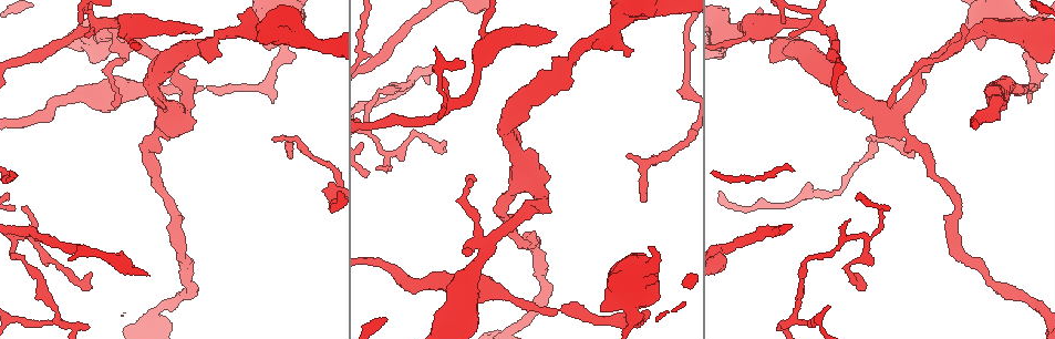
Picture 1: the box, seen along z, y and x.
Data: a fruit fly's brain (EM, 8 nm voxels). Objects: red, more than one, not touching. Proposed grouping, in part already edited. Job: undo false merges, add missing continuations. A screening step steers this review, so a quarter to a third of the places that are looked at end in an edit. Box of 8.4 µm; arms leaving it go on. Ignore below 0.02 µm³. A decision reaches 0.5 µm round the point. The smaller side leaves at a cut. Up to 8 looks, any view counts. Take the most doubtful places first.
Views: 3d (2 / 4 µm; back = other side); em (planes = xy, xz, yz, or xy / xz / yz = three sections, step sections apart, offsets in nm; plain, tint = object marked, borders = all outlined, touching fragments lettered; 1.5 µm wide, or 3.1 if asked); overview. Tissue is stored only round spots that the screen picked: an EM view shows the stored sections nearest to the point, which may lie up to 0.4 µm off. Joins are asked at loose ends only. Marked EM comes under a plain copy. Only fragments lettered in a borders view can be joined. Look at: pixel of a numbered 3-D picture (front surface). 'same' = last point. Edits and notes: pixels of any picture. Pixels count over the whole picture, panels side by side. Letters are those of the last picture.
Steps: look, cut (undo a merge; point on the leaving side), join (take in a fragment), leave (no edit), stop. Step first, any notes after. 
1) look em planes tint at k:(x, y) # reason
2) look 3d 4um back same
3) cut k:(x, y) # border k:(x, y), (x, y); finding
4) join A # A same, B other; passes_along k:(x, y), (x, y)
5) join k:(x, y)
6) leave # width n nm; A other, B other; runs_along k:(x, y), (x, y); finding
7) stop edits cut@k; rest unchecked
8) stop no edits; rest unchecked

look em planes borders at 1:(791, 36)

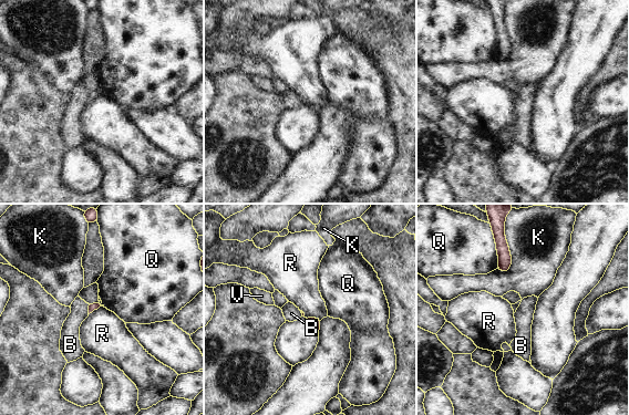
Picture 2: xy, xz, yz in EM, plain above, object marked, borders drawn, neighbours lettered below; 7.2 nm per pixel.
leave # B other, K other, Q other, R other, V other; border 2:(103, 307), (94, 309), (89, 314); no lettered fragment goes on from it

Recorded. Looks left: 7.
look 3d 4um at 1:(844, 268) # abrupt turn

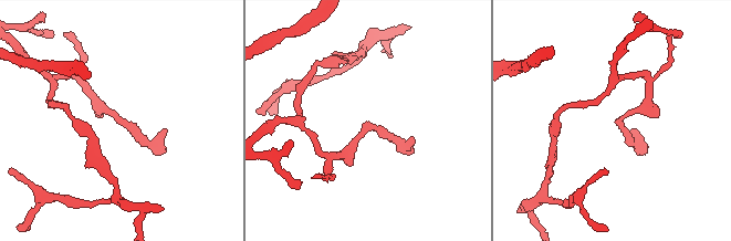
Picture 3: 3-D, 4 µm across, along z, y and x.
look em planes borders at 3:(621, 125)

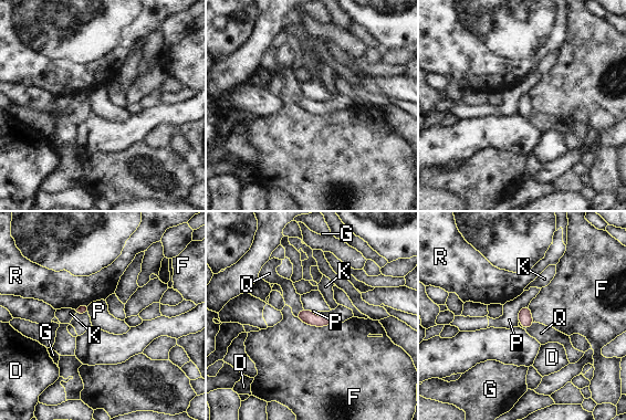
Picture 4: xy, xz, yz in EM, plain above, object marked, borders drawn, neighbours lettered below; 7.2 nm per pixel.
leave # longest_contact F 280 nm; D other, F other, G other, K other, P other, Q other, R other; border 4:(528, 305), (520, 311), (519, 321); continuous, no second neuron

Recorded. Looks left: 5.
look 3d 4um at 1:(794, 319) # arms part here

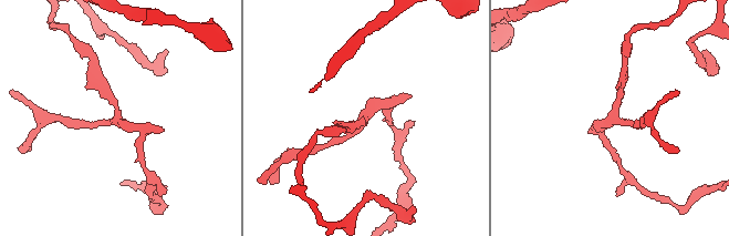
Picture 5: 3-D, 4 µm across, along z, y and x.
look em planes borders at 5:(117, 119)

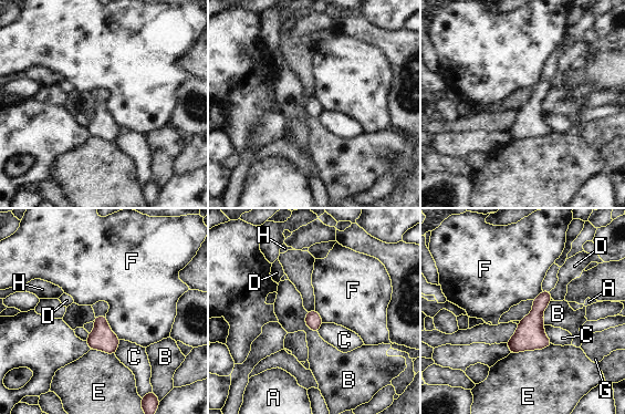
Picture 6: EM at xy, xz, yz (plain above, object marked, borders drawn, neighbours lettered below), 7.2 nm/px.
leave # width 120 nm; A other, B other, C other, D other, E other, F other, G other, H other; border 6:(105, 316), (110, 329), (120, 339); all the same neuron

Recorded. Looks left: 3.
stop no edits; rest unchecked

